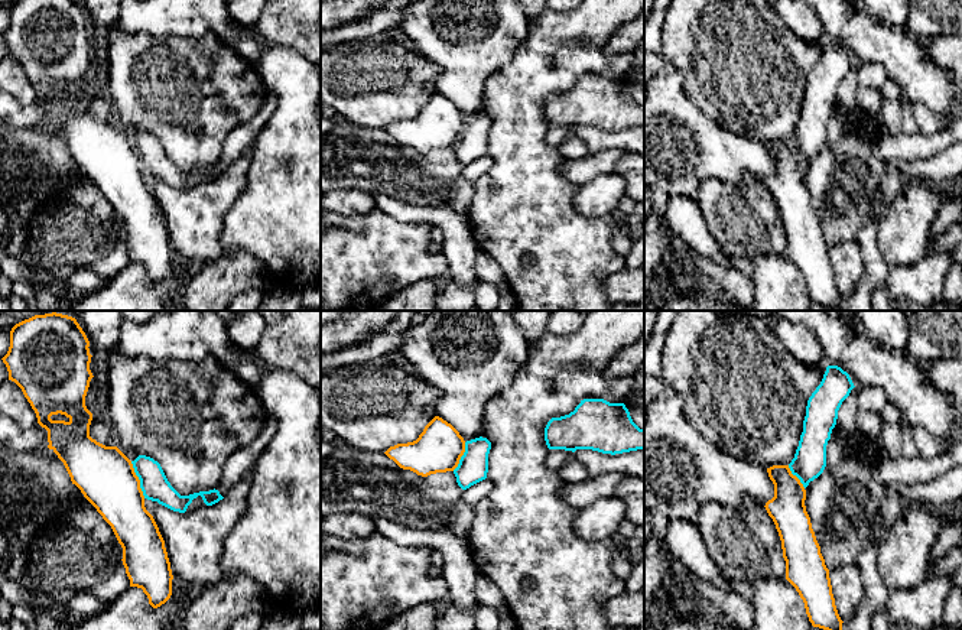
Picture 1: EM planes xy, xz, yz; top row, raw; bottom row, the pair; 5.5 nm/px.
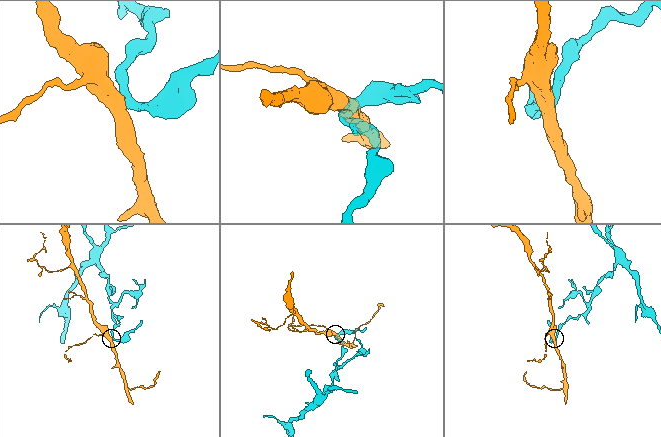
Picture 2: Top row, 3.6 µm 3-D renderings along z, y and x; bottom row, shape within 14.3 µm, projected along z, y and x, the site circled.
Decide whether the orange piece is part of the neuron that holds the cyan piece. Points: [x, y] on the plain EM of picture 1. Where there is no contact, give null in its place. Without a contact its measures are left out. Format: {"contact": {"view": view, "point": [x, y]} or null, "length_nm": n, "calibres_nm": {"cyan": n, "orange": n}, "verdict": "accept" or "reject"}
{"contact": {"view": "xy", "point": [139, 155]}, "length_nm": 220, "calibres_nm": {"cyan": 160, "orange": 320}, "verdict": "reject"}

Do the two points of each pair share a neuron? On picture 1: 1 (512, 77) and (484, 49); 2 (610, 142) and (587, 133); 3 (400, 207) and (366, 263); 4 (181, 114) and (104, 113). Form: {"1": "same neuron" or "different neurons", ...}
{"1": "different neurons", "2": "same neuron", "3": "different neurons", "4": "different neurons"}

